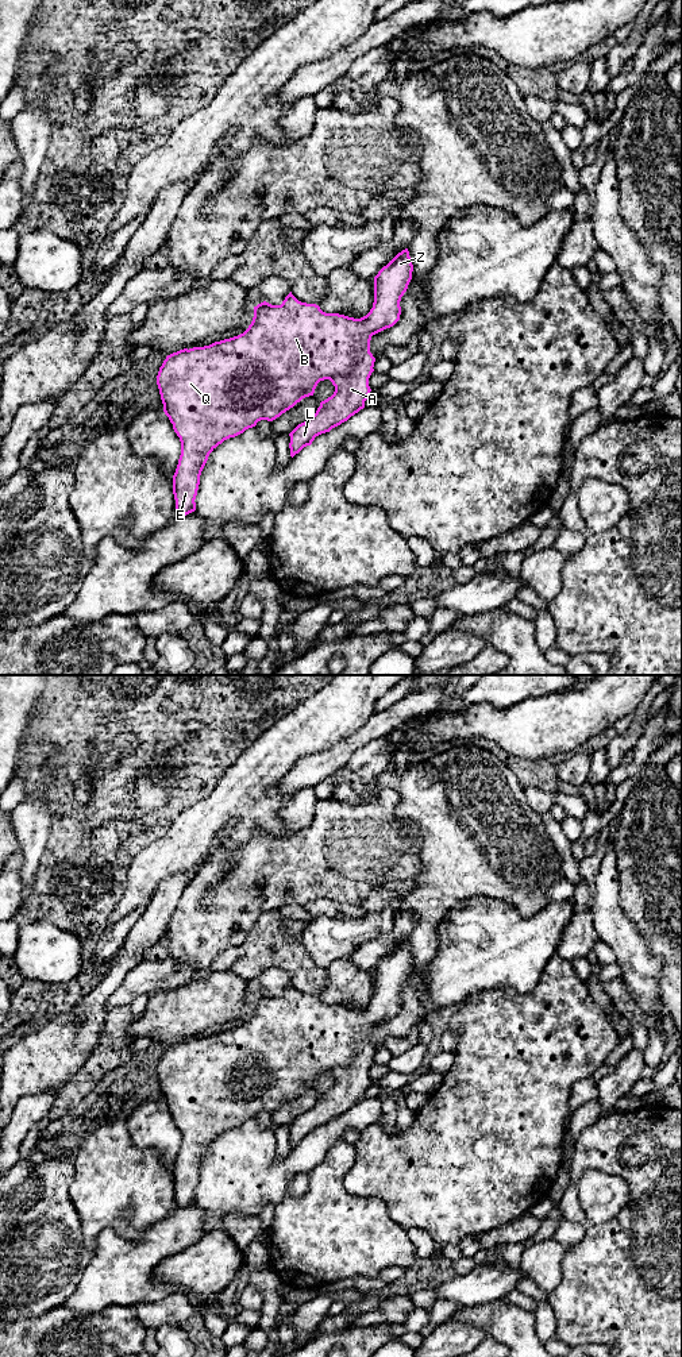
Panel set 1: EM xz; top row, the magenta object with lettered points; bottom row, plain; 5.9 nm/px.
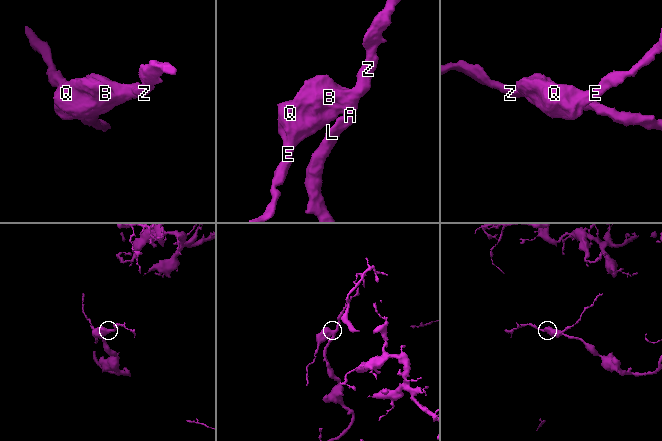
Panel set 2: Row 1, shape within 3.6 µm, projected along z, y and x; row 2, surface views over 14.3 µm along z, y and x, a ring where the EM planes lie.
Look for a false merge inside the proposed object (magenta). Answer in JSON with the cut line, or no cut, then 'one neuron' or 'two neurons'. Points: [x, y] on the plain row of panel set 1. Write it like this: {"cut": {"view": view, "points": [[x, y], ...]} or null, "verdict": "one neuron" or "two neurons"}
{"cut": null, "verdict": "one neuron"}

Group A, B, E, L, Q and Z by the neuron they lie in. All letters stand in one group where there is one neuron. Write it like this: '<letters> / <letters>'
A B E L Q Z

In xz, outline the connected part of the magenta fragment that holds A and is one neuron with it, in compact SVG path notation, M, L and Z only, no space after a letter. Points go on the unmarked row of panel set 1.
M405 940L374 968L373 999L361 1010L325 1005L316 995L298 992L290 983L281 996L263 992L254 998L253 1013L243 1025L166 1048L157 1076L163 1103L181 1133L181 1146L173 1167L176 1207L196 1202L201 1163L219 1136L255 1118L261 1111L276 1111L303 1090L313 1087L320 1072L330 1071L335 1083L320 1094L312 1109L289 1125L292 1149L311 1137L316 1127L330 1123L365 1099L375 1053L370 1044L371 1028L400 1011L400 992L412 963L413 956Z

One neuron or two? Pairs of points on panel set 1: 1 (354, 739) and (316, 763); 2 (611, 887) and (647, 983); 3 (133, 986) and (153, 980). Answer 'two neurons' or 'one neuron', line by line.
1: one neuron
2: one neuron
3: one neuron

